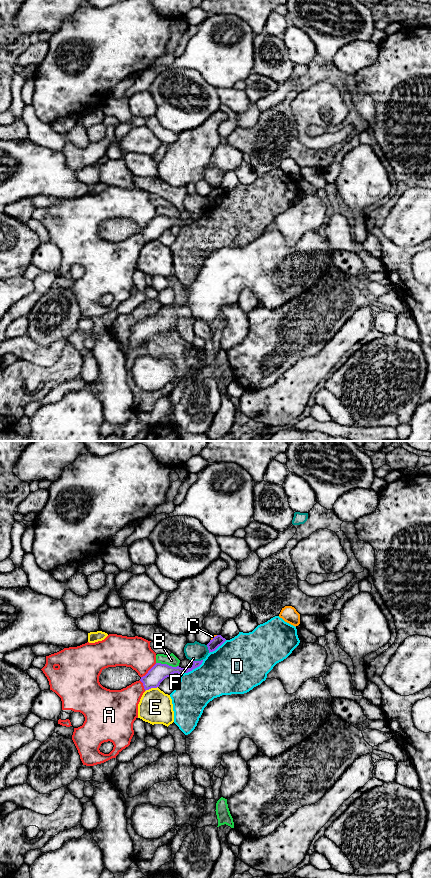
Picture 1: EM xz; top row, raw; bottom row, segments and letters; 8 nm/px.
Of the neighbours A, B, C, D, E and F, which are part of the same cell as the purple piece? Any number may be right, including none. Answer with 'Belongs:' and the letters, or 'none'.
Belongs: none

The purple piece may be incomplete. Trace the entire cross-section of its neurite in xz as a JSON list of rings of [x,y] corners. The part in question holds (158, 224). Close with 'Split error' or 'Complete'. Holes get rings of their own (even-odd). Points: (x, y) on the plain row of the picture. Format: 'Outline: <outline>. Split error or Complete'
Outline: [[[203,212],[193,213],[191,220],[172,219],[167,216],[156,215],[145,228],[141,229],[140,233],[143,235],[145,243],[151,240],[157,240],[165,230],[170,229],[174,225],[180,227],[188,225],[199,219],[202,214]]]. Complete

